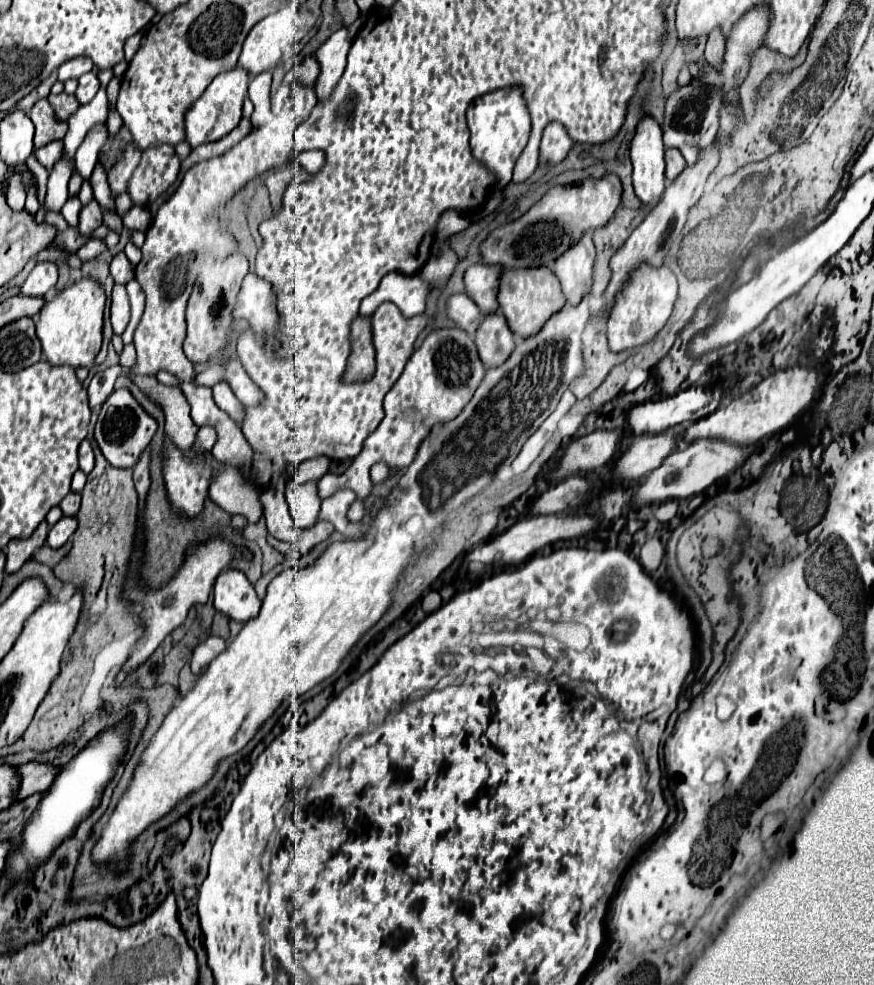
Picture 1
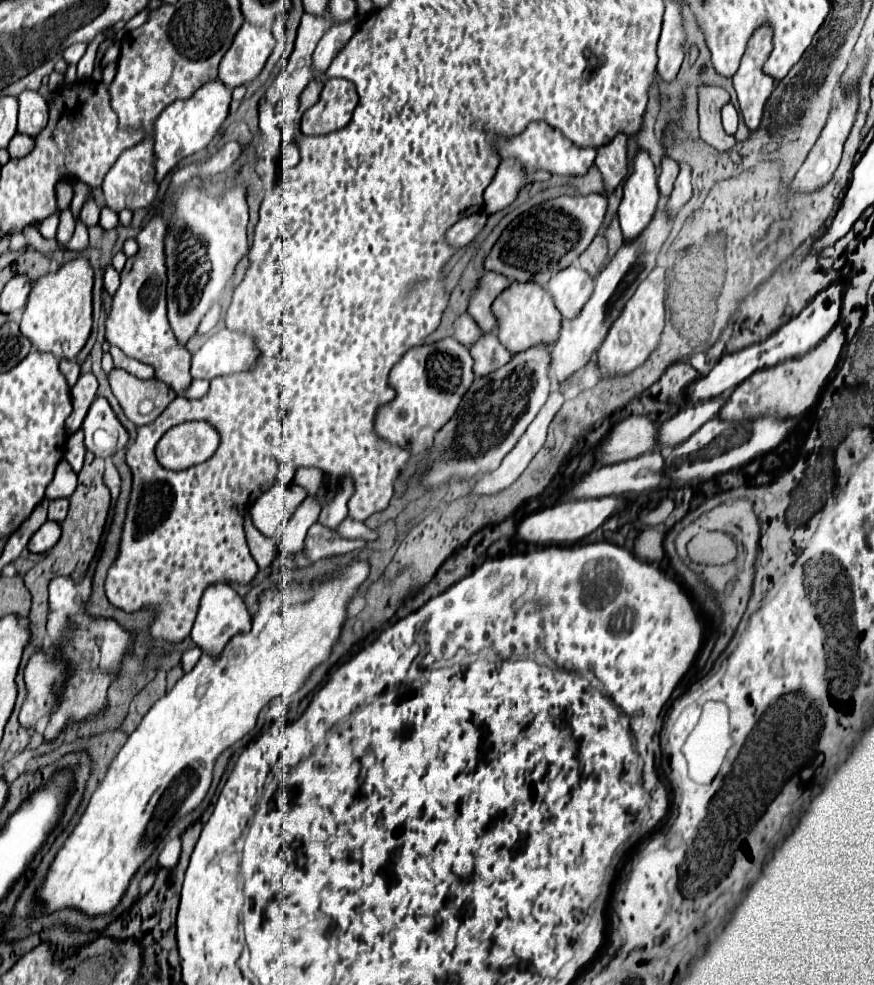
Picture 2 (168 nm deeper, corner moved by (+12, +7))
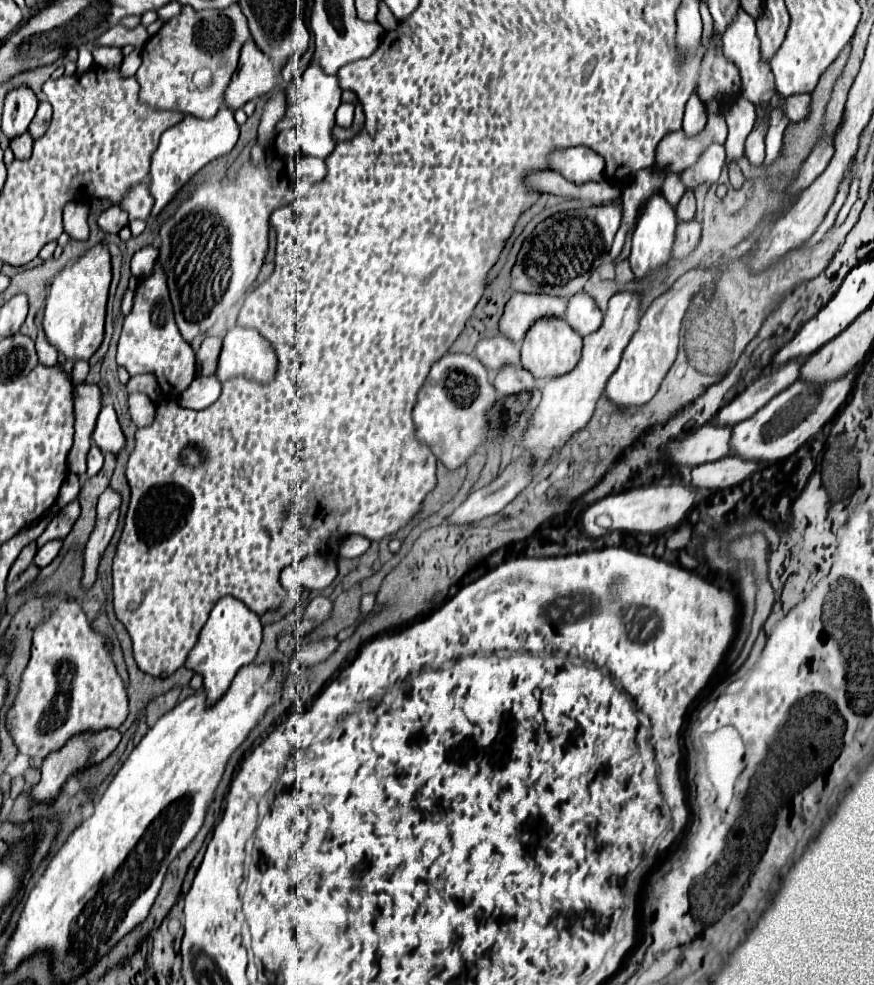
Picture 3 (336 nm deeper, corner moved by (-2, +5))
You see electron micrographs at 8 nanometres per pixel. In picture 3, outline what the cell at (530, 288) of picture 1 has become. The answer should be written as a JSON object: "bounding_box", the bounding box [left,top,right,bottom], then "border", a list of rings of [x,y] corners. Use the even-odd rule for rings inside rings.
{"bounding_box":[521,318,581,378],"border":[[[539,318],[535,324],[527,330],[523,344],[521,344],[521,364],[535,376],[535,378],[553,378],[559,374],[565,374],[567,370],[573,370],[573,366],[579,362],[581,354],[581,334],[575,332],[563,318]]]}

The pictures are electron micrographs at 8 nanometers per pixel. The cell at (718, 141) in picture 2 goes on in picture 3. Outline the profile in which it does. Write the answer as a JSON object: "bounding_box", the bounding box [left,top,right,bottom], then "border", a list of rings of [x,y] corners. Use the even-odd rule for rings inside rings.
{"bounding_box":[727,160,743,188],"border":[[[731,160],[729,164],[727,164],[727,168],[729,168],[729,180],[731,180],[731,184],[733,184],[733,188],[737,188],[739,184],[743,184],[743,172],[741,172],[741,168],[739,168],[739,164],[737,164],[737,160]]]}

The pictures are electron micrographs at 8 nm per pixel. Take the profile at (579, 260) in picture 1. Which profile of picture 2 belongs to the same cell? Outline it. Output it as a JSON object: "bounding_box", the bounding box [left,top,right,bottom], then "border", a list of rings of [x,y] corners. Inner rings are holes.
{"bounding_box":[547,264,593,320],"border":[[[573,264],[553,276],[547,284],[547,290],[563,318],[573,320],[573,316],[577,316],[577,312],[581,312],[581,308],[587,304],[593,292],[593,280],[585,270]]]}

